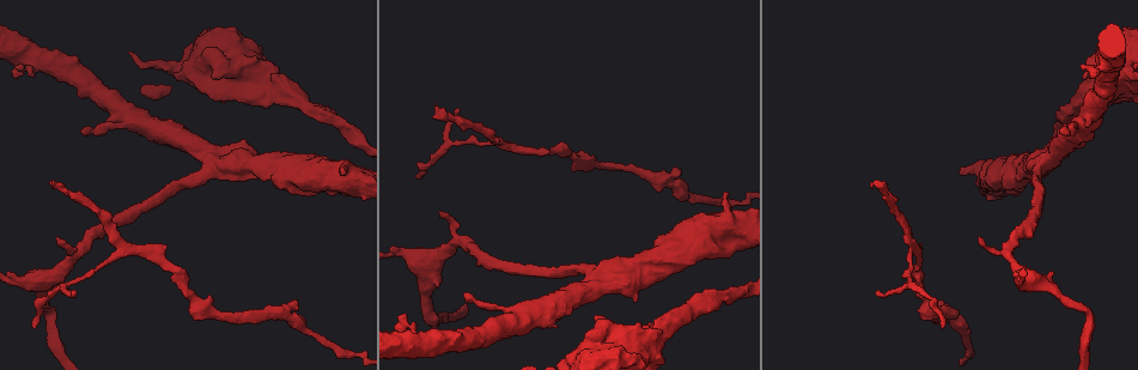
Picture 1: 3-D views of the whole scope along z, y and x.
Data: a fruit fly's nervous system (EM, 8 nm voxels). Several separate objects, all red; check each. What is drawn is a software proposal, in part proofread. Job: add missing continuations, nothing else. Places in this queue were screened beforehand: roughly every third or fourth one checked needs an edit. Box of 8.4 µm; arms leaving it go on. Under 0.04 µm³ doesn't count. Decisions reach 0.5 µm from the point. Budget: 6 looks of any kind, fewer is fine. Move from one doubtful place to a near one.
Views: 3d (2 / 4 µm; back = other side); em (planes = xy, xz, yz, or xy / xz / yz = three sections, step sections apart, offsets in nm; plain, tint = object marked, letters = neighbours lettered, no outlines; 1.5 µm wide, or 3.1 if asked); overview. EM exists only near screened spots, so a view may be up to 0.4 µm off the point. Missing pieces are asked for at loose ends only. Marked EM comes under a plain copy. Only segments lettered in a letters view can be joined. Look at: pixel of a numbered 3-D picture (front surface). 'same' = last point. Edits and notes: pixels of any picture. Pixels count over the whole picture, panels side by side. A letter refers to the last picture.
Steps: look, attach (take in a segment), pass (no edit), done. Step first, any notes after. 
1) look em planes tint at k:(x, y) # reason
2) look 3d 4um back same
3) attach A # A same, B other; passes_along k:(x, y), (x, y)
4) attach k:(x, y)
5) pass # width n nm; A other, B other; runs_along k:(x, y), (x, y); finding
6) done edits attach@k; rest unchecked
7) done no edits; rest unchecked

look em planes letters at 1:(942, 325) # tapers out

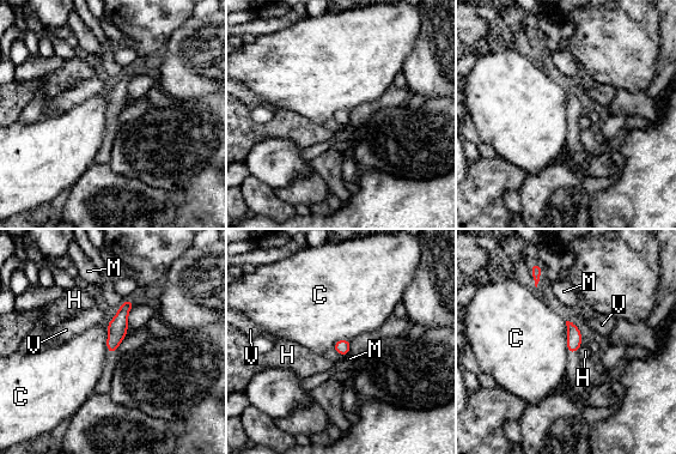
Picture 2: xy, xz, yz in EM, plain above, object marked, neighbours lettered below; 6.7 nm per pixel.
pass # C other, H other, M other, V other; border 2:(565, 321), (566, 350), (568, 352); no lettered segment goes on from it

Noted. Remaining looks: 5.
look em xy step 4 tint at 1:(728, 192) # an open end

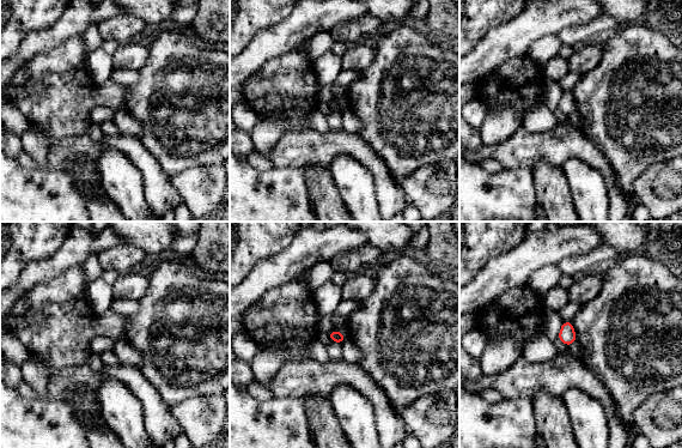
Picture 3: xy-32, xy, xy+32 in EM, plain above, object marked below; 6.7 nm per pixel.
look em planes letters same # another direction

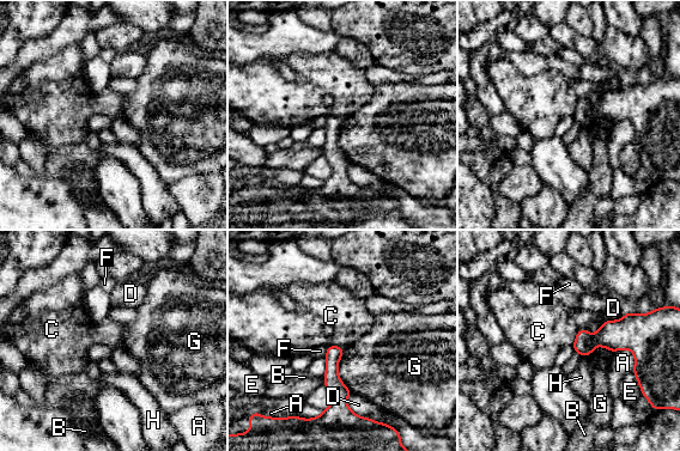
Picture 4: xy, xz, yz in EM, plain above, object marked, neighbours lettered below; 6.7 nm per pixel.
pass # A other, B other, C other, D other, E other, F other, G other, H other; runs_along 4:(329, 348), (332, 382), (348, 416); none of them fits

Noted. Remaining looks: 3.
look em xz step 4 letters at 1:(871, 183) # branch stops here

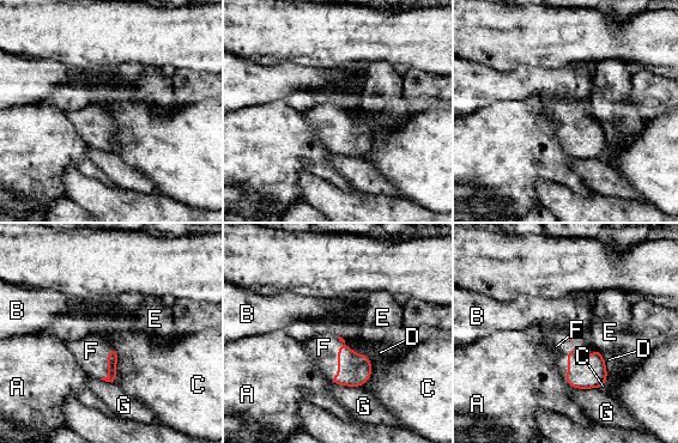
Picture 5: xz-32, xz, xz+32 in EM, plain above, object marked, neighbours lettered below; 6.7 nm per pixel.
attach F # A other, B other, C other, D other, E other, F same, G other; passes_along 5:(353, 369), (338, 359), (324, 347); it goes on there

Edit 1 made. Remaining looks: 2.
done edits attach@5; rest unchecked

